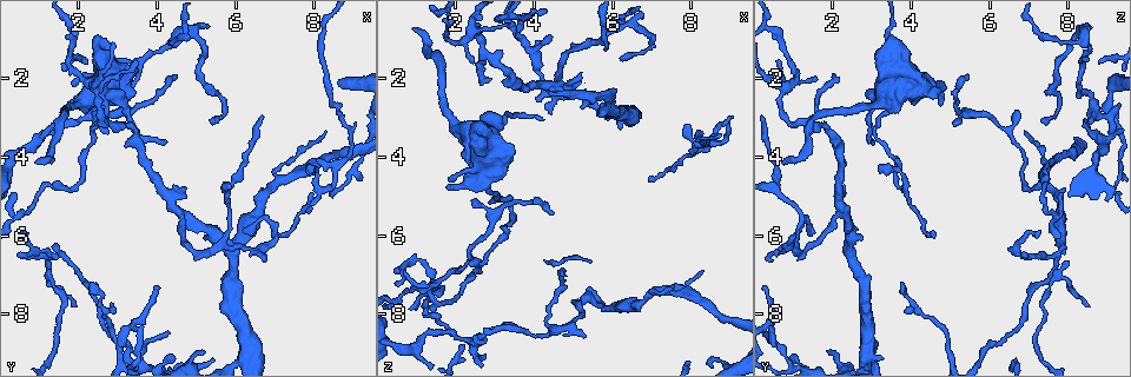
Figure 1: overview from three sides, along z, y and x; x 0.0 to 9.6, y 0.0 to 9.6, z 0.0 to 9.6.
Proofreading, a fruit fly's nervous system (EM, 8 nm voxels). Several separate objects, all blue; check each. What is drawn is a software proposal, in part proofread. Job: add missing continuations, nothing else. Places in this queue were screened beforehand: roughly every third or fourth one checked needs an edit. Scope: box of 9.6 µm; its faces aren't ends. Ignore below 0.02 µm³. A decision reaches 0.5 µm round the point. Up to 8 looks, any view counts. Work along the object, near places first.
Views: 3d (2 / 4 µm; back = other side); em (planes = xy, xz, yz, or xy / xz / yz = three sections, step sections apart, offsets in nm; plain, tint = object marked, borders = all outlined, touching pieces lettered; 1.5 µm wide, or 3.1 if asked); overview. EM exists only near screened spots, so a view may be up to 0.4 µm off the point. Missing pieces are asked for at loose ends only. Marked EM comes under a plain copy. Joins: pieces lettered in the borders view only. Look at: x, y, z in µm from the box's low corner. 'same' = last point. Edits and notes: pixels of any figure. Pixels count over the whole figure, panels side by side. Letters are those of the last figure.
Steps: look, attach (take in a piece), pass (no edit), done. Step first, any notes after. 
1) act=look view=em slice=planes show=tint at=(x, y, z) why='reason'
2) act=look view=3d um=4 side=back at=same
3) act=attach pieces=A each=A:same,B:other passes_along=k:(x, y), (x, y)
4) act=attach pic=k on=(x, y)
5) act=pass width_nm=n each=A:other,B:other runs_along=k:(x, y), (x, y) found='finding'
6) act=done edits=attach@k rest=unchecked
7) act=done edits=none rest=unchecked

act=look view=3d um=4 side=back at=(4.25, 3.60, 3.00) why='branch stops here'

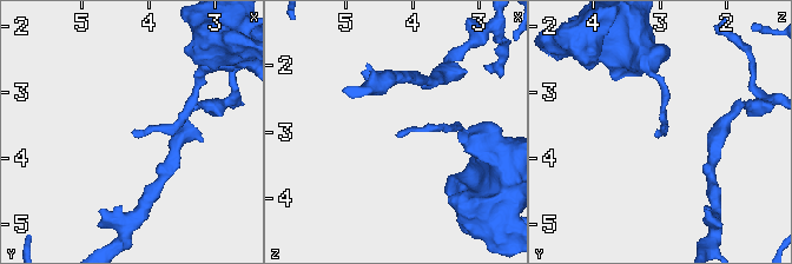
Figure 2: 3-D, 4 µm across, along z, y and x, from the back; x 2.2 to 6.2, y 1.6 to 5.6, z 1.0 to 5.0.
act=look view=em slice=planes show=borders at=(4.25, 3.65, 3.00)

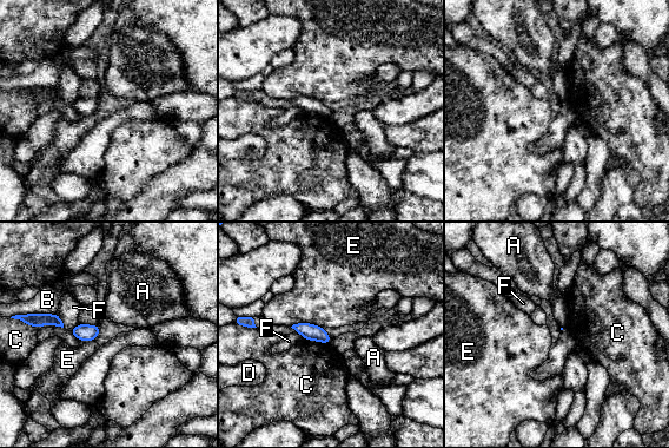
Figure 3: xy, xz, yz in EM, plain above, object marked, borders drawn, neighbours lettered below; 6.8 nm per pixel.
act=pass each=A:other,B:other,C:other,D:other,E:other,F:other border=3:(291, 325), (309, 322), (324, 329) found='none of them fits'

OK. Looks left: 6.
act=look view=em slice=xy step=4 show=borders at=(5.35, 3.20, 7.35) why='long arm stops here'

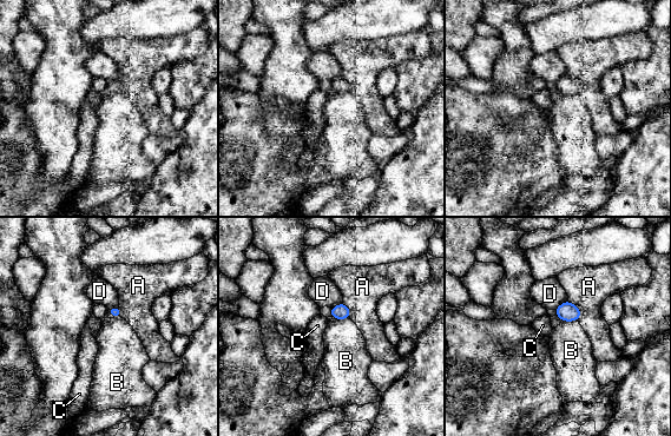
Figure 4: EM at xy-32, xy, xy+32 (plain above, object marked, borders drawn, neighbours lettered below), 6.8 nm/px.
act=look view=em slice=planes show=borders at=same why='another direction'

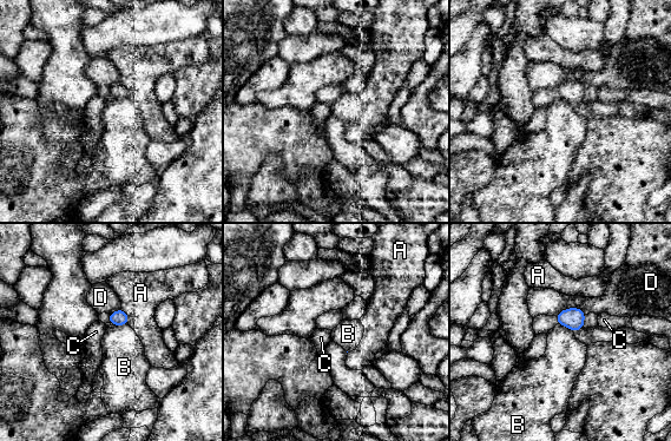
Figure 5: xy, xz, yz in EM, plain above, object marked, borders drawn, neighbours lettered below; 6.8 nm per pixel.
act=pass each=A:other,B:other,C:other,D:other border=5:(111, 323), (127, 324) found='no lettered piece goes on from it'

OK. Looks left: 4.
act=look view=em slice=yz step=4 show=borders at=(5.80, 6.45, 7.90) why='an open end'

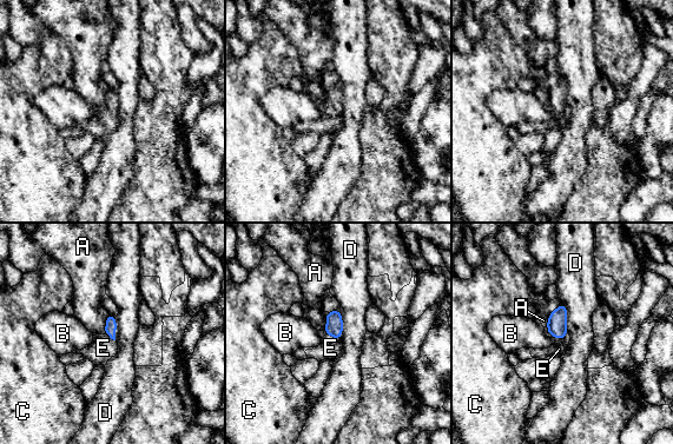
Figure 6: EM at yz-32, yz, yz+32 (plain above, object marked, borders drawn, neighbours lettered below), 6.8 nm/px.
act=look view=em slice=planes show=borders at=same why='another direction'

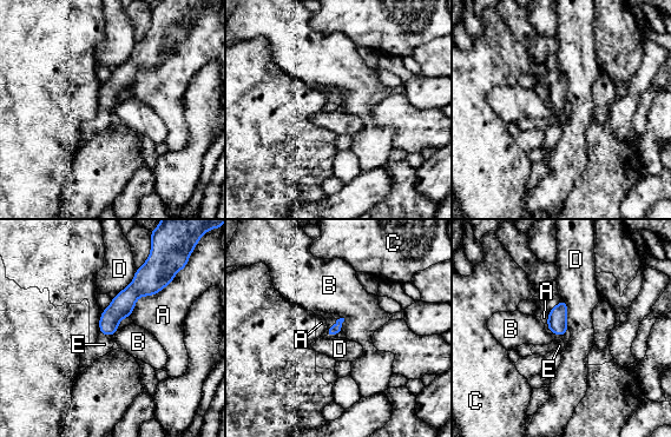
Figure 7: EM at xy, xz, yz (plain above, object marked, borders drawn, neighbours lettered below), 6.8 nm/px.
act=attach pieces=E each=A:other,B:other,C:other,D:other,E:same passes_along=7:(123, 304), (105, 333), (104, 344) found='it goes on there'

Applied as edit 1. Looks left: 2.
act=done edits=attach@7 rest=unchecked

